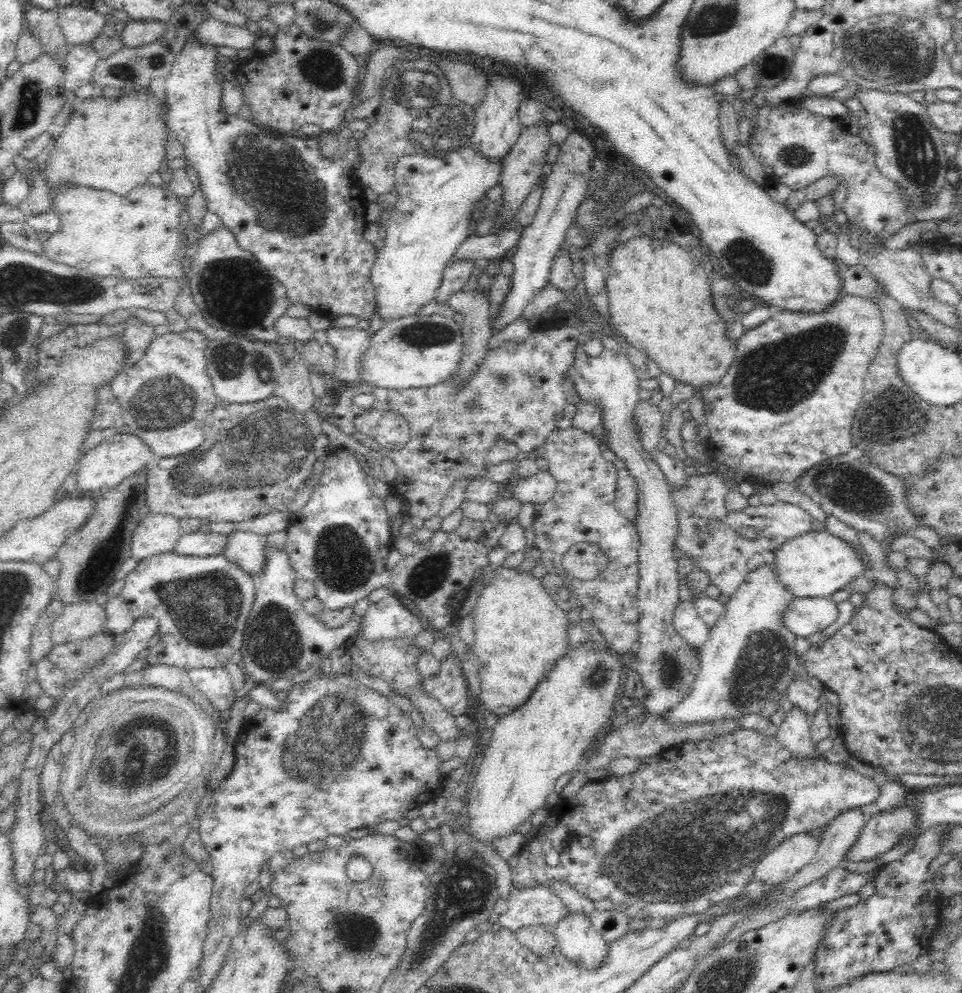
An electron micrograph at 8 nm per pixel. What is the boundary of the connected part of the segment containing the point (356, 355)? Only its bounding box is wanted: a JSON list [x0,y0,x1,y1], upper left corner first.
[325,319,369,382]

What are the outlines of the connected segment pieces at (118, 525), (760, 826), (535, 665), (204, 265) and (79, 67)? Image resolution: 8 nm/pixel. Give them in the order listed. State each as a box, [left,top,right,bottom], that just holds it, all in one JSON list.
[[56,466,150,605],[511,727,880,921],[471,566,570,716],[188,226,291,342],[63,43,100,91]]

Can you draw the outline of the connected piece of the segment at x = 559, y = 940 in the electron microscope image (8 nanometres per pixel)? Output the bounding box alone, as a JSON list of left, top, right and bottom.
[552,909,607,968]

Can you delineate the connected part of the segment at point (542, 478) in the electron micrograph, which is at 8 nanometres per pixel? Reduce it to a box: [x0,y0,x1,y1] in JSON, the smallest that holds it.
[511,470,556,504]

